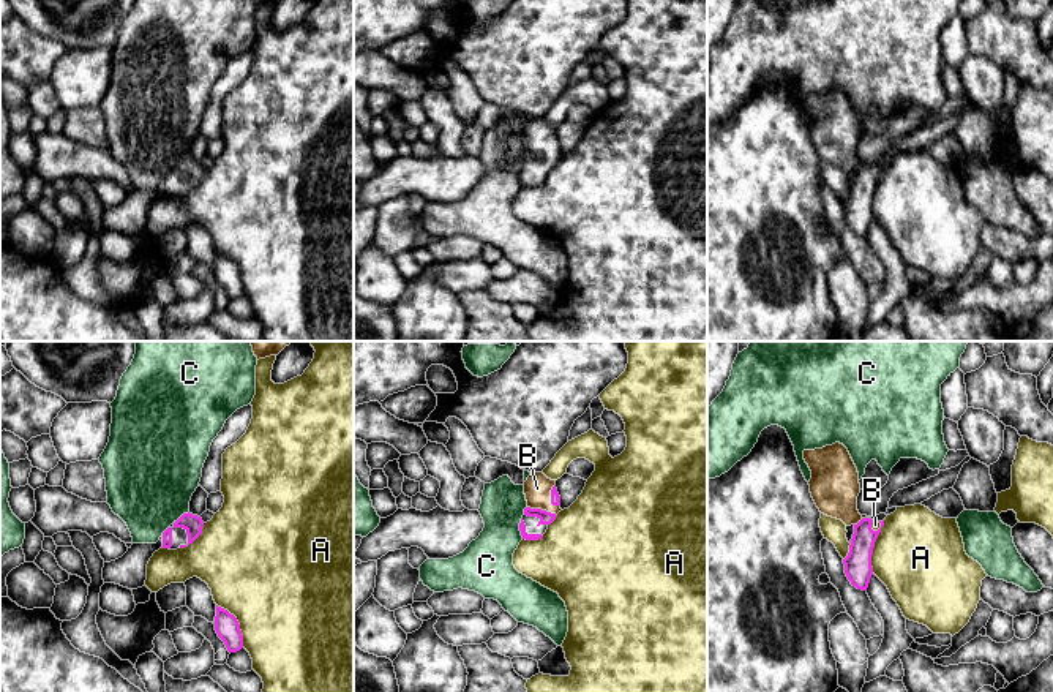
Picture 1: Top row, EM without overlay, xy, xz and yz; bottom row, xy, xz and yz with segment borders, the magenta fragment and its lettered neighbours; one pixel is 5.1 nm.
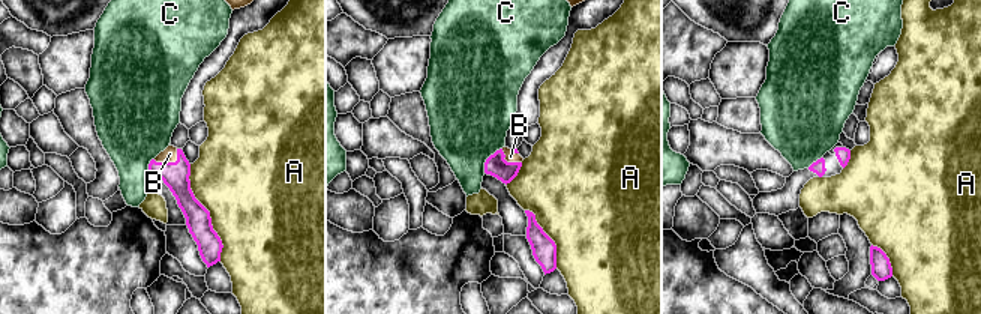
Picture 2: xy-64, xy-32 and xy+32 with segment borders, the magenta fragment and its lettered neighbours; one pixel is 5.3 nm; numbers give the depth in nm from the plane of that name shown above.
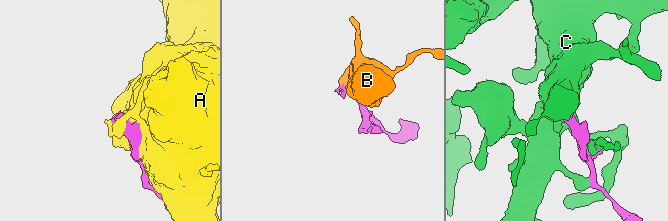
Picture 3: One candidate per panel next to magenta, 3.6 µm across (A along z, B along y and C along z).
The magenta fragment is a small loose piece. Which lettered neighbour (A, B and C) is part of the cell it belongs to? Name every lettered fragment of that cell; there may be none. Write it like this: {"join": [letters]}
{"join": ["B"]}

